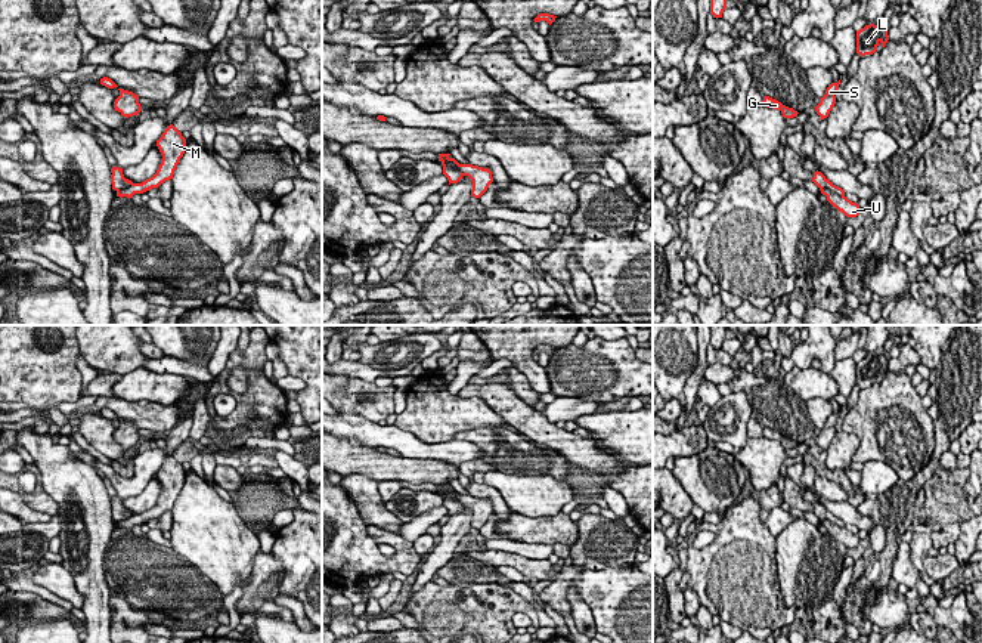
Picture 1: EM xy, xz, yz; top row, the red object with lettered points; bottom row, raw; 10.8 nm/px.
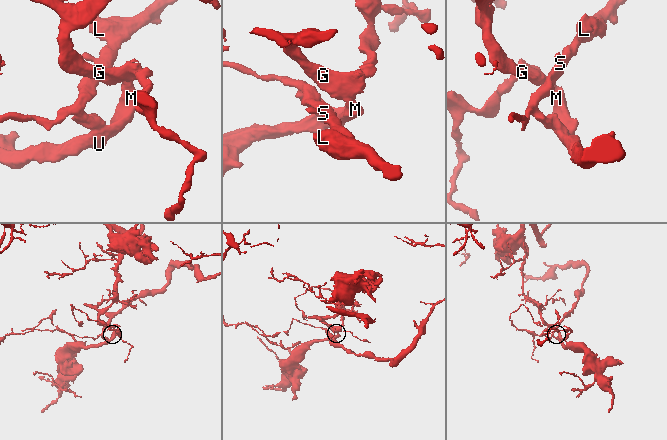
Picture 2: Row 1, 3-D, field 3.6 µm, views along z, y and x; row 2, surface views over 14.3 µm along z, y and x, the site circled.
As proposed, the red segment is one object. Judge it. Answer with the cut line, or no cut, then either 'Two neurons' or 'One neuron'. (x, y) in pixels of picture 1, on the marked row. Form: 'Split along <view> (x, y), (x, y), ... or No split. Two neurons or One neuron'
Split along yz (821, 189), (830, 189), (843, 195). Two neurons

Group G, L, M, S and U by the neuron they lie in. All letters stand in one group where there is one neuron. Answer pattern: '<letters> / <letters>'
G M U / L S

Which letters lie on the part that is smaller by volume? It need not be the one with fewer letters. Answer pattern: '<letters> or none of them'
L, S

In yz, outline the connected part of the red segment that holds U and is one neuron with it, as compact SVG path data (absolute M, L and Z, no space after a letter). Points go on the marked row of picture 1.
M823 189L821 194L825 195L827 201L834 208L837 208L839 211L842 211L846 217L856 217L858 216L858 213L859 213L859 204L852 203L845 195L837 195L836 192L833 192L830 189Z

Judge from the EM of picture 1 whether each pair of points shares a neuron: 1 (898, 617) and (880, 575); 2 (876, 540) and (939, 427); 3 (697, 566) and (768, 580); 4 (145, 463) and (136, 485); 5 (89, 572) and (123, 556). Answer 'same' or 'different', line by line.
1: different
2: different
3: same
4: same
5: different

